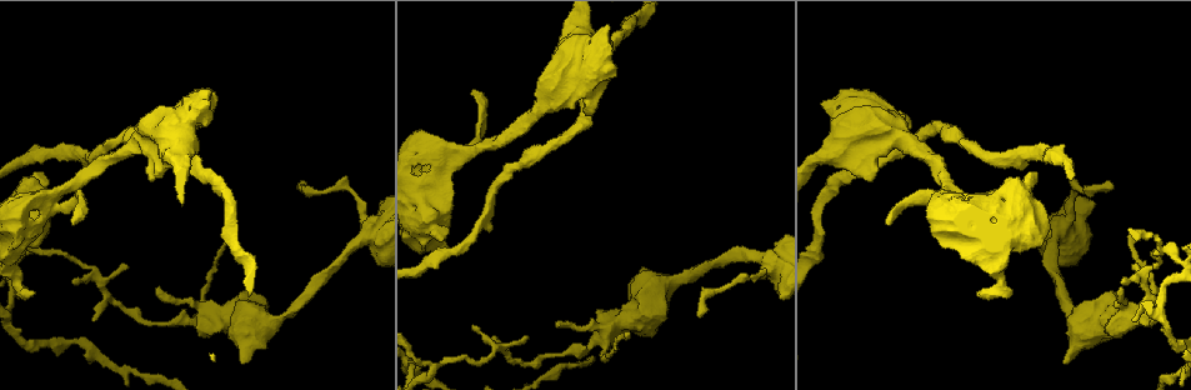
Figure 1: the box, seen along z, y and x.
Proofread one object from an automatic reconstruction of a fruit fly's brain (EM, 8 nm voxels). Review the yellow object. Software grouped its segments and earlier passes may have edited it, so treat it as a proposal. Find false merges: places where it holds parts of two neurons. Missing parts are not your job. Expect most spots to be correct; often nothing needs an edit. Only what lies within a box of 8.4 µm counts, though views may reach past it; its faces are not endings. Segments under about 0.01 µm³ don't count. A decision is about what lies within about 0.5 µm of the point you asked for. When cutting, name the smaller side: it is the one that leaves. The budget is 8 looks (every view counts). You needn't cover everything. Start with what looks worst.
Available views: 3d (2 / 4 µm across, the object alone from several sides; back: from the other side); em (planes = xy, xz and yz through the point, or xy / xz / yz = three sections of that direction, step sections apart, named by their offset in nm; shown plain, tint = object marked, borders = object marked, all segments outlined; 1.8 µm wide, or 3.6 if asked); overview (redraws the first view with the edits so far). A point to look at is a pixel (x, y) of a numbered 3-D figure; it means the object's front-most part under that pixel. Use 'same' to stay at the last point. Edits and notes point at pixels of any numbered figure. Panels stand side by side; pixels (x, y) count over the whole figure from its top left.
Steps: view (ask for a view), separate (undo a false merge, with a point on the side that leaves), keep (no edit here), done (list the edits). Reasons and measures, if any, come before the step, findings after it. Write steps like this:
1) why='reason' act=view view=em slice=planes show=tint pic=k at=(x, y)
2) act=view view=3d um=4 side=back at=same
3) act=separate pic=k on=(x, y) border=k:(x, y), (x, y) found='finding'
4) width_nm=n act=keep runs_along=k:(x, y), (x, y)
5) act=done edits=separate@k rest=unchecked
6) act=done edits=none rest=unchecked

act=view view=3d um=2 side=back pic=1 at=(1161, 248)

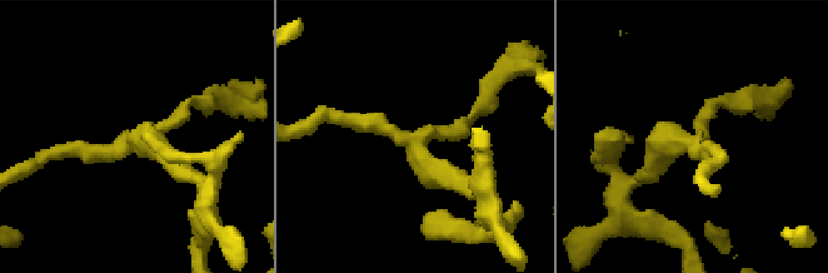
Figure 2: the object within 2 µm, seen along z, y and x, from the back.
arms=3 act=view view=em slice=xy step=8 show=tint pic=2 at=(697, 148)

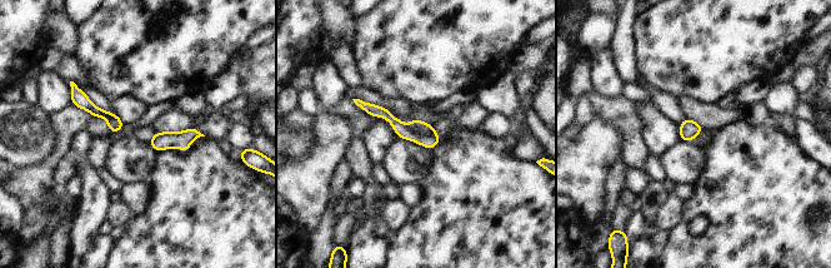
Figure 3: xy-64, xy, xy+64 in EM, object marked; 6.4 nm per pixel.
why='another direction' act=view view=em slice=planes show=tint at=same

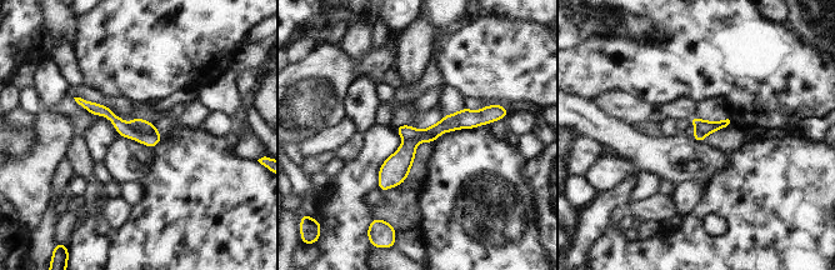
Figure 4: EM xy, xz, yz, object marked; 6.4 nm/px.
width_nm=100 act=separate pic=4 on=(151, 138) found='two neurons meet here'

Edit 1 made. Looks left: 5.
why='see it whole again' act=view view=overview

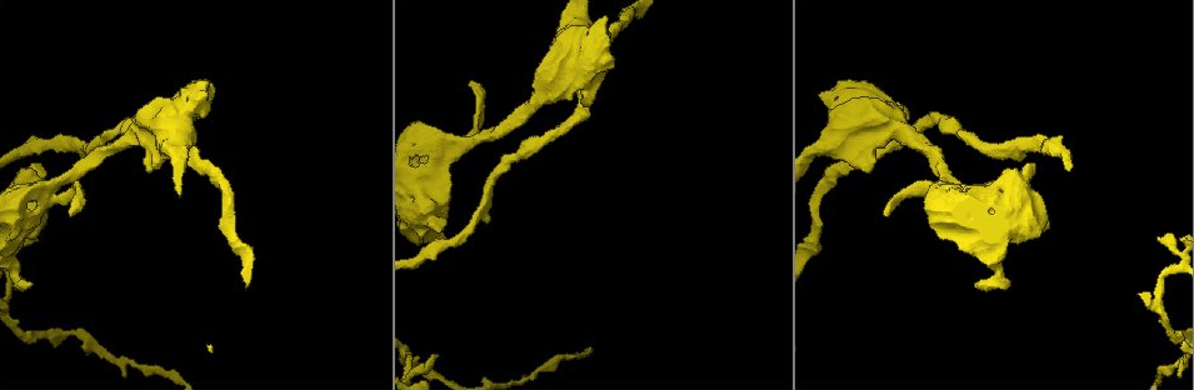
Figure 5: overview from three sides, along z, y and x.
why='thick turns thin' act=view view=3d um=4 pic=5 at=(432, 182)

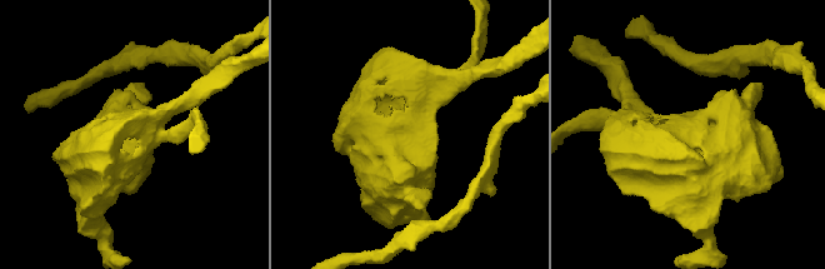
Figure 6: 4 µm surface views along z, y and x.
why='now the EM' act=view view=em slice=planes show=tint pic=6 at=(410, 136)

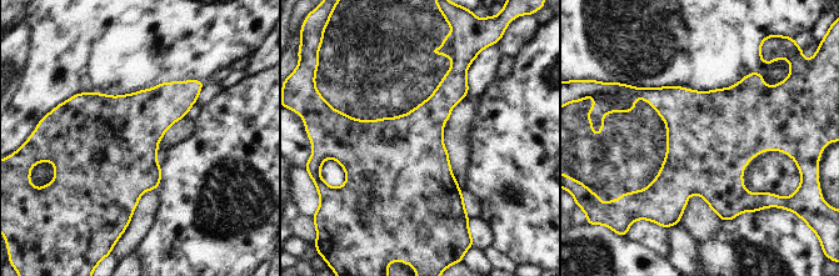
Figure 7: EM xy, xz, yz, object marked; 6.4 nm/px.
width_nm=500 act=keep found='all the same neuron'

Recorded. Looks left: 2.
act=view view=em um=3.6 slice=planes show=borders pic=5 at=(154, 137)

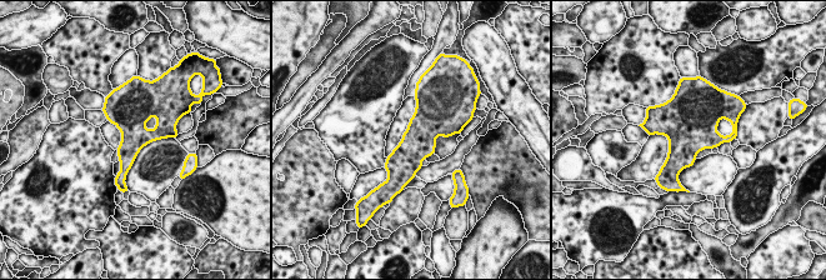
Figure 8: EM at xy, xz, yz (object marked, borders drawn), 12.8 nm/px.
act=keep found='continuous, no second neuron'

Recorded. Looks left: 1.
act=done edits=separate@4 rest=unchecked

